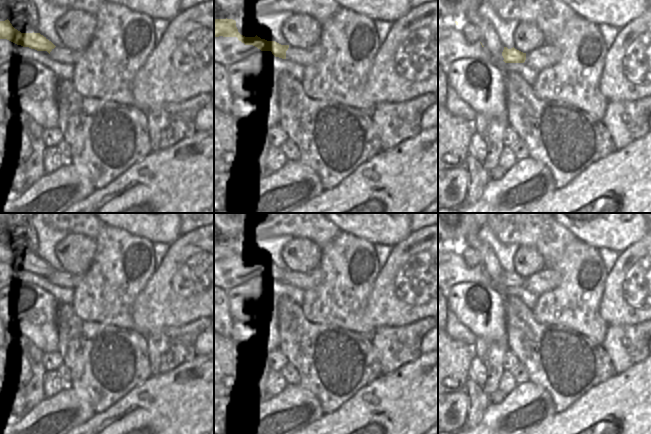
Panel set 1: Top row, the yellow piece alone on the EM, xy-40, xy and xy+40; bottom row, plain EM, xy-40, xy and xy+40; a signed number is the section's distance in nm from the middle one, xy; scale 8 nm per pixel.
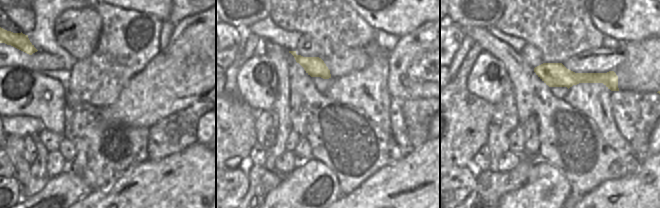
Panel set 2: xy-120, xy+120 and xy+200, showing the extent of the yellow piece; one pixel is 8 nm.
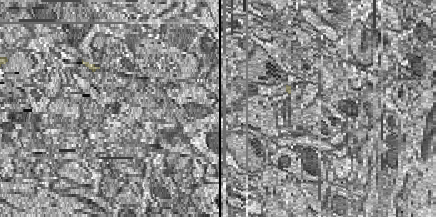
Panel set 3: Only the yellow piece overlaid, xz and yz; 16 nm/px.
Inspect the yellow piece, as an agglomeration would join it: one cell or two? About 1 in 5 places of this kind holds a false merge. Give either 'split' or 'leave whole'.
leave whole

